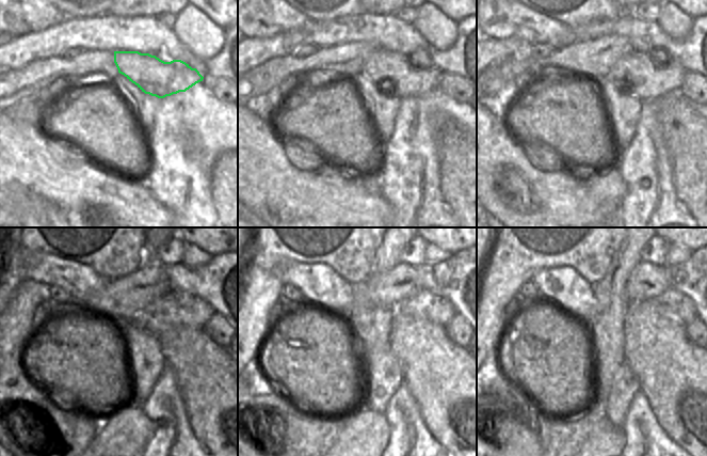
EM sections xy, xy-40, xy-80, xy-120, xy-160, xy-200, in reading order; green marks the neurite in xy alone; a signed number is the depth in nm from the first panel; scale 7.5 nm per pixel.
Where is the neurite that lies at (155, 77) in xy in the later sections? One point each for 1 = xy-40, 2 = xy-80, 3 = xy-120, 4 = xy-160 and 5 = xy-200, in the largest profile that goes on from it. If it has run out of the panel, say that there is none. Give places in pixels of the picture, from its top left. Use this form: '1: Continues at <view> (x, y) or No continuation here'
1: Continues at xy-40 (392, 74)
2: Continues at xy-80 (639, 75)
3: Continues at xy-120 (178, 309)
4: Continues at xy-160 (426, 304)
5: Continues at xy-200 (678, 303).

